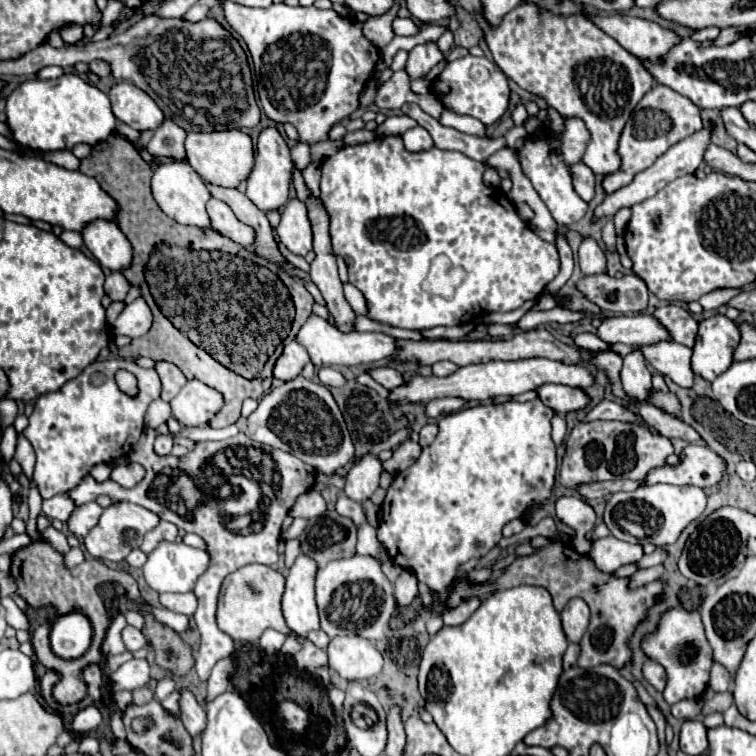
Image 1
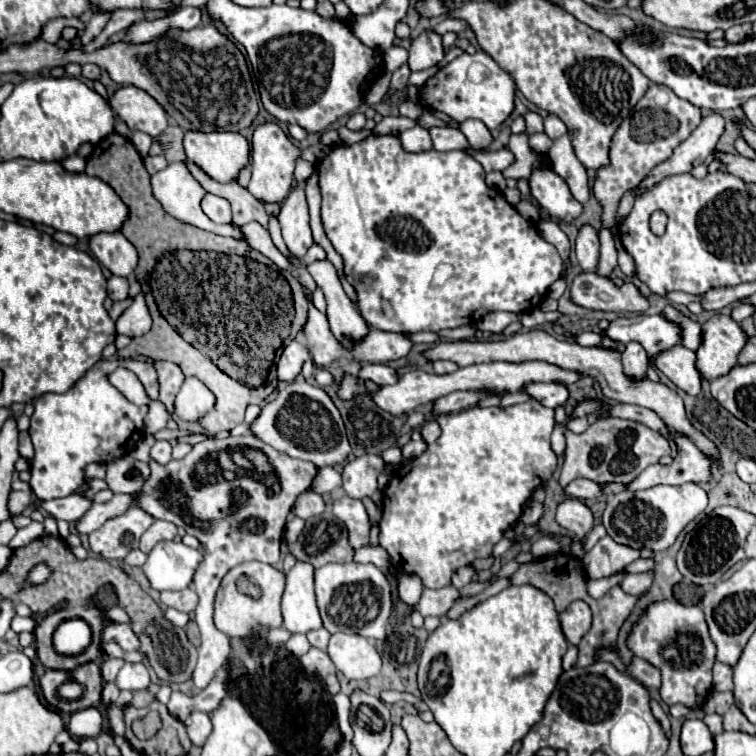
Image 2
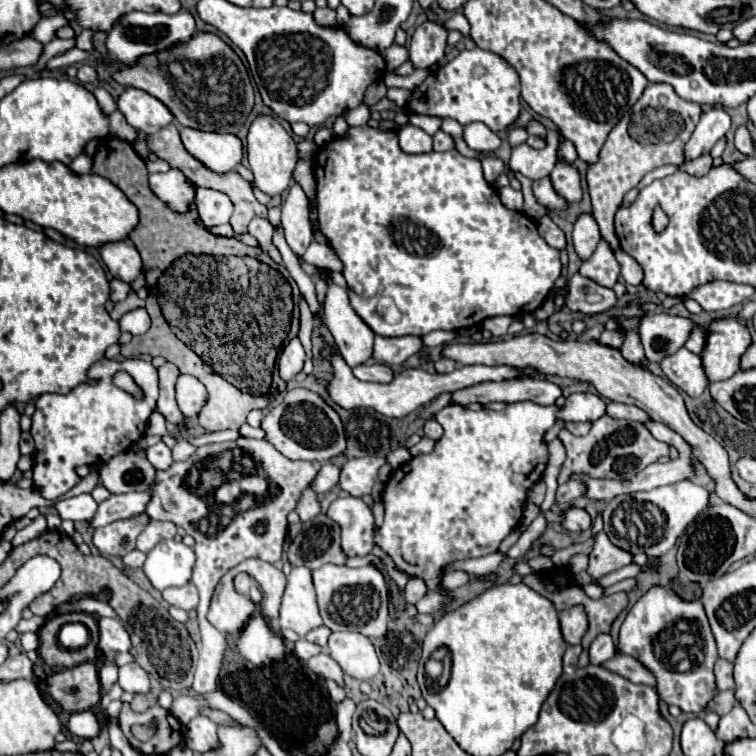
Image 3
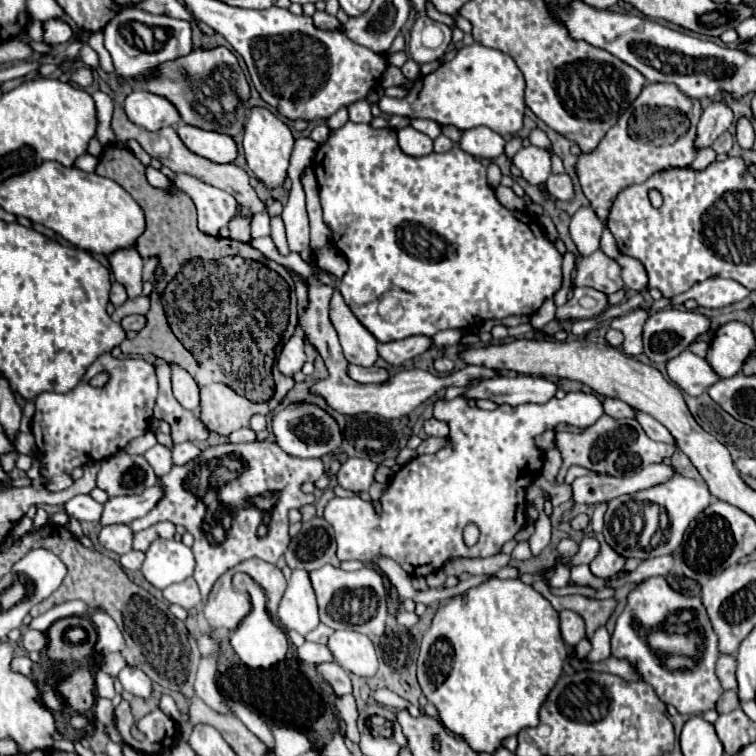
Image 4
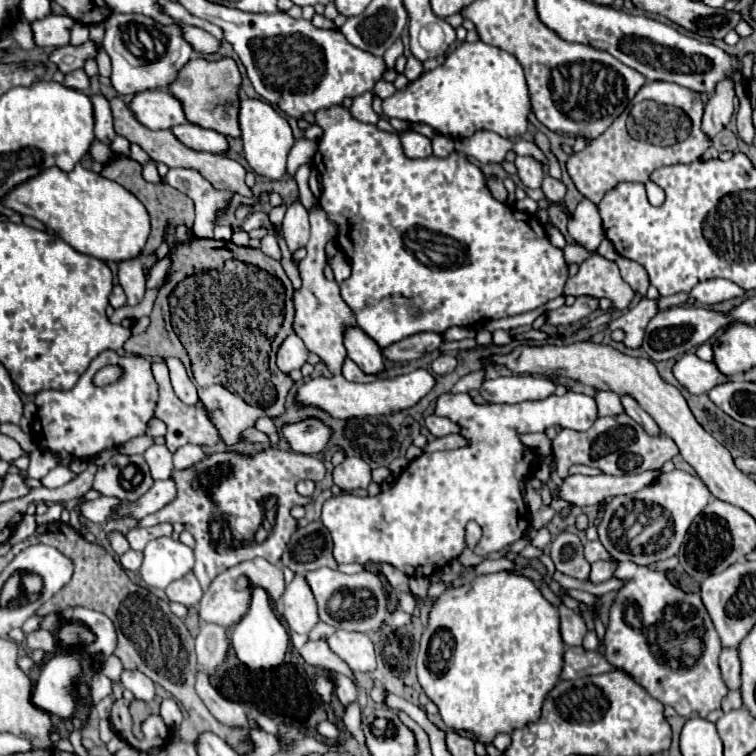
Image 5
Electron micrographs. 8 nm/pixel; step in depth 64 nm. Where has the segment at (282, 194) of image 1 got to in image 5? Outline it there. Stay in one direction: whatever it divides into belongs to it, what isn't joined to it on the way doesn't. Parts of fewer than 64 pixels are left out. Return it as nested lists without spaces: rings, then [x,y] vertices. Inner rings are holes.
[[[242,98],[240,102],[240,130],[244,140],[244,154],[248,166],[254,174],[260,174],[270,180],[280,180],[286,174],[286,158],[294,144],[292,130],[288,122],[264,100]]]

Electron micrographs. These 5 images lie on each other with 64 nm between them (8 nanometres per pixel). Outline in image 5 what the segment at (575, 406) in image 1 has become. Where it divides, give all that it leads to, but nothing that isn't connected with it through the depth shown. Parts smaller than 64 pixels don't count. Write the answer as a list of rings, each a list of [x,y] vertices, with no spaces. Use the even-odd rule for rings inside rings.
[[[508,376],[484,380],[480,392],[492,404],[518,404],[526,400],[544,400],[554,394],[554,382],[544,376]]]

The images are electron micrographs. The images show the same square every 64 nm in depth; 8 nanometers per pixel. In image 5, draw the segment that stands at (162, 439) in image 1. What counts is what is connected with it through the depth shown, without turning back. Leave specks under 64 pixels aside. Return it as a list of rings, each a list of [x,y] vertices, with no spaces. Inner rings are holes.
[[[150,446],[144,452],[144,460],[150,466],[154,480],[168,480],[172,474],[172,452],[166,446]]]

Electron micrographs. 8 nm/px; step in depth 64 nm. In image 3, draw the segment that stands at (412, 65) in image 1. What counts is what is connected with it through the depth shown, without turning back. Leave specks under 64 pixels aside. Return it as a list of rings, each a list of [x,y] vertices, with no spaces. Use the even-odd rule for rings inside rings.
[[[422,24],[416,28],[410,40],[410,62],[414,68],[430,68],[444,58],[446,48],[446,30],[438,24]]]

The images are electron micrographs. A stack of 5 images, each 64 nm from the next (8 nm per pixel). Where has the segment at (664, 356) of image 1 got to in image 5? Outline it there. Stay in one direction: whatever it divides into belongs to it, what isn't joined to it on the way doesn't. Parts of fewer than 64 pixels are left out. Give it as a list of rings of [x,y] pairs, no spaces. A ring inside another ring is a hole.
[[[690,352],[676,360],[672,374],[690,394],[706,394],[716,384],[724,384],[724,380],[728,380],[728,376],[724,376],[712,362],[704,362]]]

